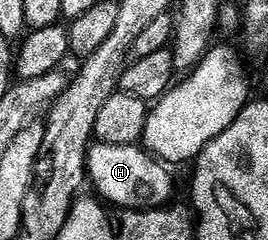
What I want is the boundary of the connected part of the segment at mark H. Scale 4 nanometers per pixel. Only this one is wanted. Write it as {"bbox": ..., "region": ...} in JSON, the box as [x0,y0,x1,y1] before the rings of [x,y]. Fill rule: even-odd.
{"bbox":[87,142,174,211],"region":[[[106,142],[90,145],[87,163],[88,181],[91,186],[93,182],[94,188],[98,190],[96,193],[110,207],[121,206],[122,211],[160,210],[168,207],[174,201],[173,178],[168,170],[170,167],[160,166],[148,153],[152,154],[140,145],[112,146]]]}

